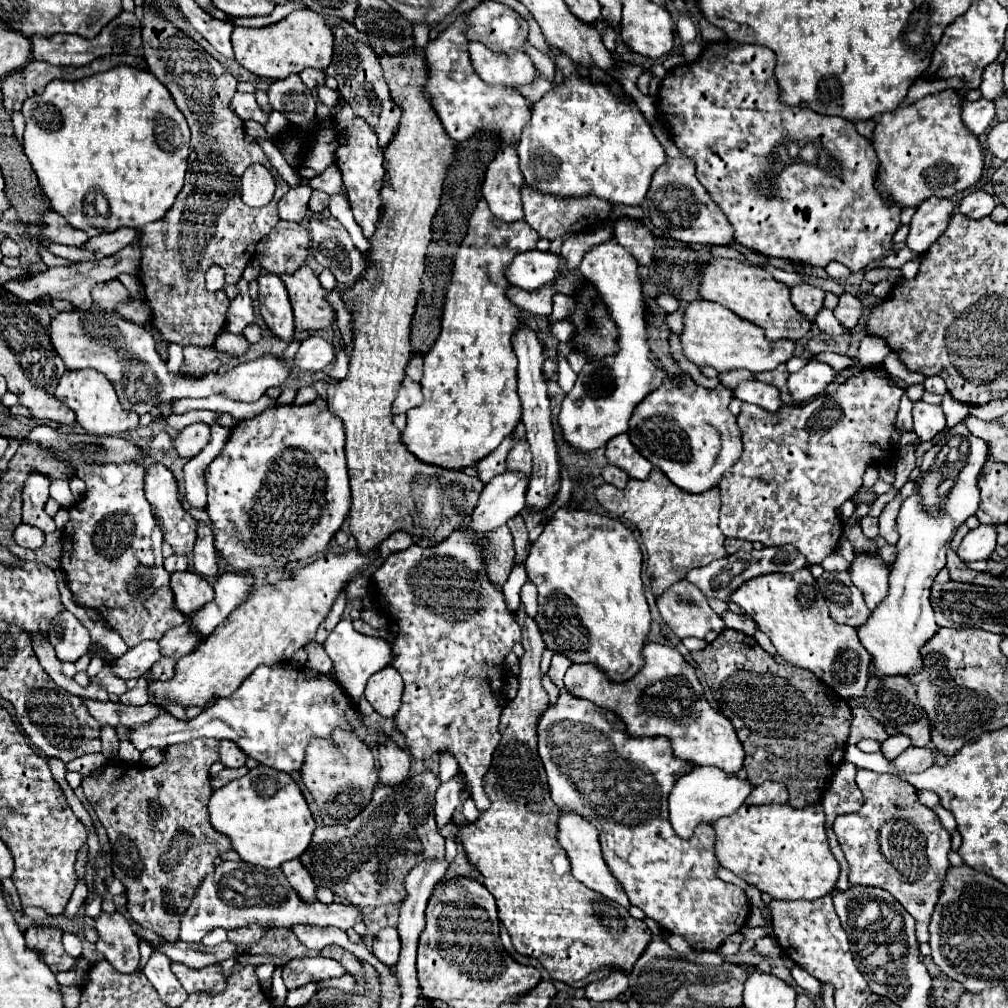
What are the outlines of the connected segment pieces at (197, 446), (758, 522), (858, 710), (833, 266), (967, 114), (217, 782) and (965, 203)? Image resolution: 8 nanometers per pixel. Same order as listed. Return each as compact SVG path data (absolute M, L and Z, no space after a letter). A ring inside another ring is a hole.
M193 423L193 425L185 427L177 435L177 439L173 441L173 449L175 449L175 453L179 457L191 459L191 457L195 457L195 455L201 453L201 449L209 441L209 435L211 435L209 425L205 425L205 423Z
M861 369L847 383L839 385L833 395L819 395L803 405L783 405L777 413L743 403L743 417L737 417L743 433L743 453L719 481L719 529L723 535L759 541L765 547L793 545L805 555L807 563L821 563L835 551L843 533L843 529L839 529L839 519L835 519L837 509L863 485L865 469L893 453L891 435L901 395L903 389L889 381L879 369Z
M851 707L850 734L847 743L856 745L861 739L875 739L875 741L885 741L887 733L885 729L877 723L877 719L873 719L869 715L869 711L865 711L865 707Z
M833 261L833 263L829 263L827 267L825 267L825 271L827 271L827 275L831 277L831 279L845 279L845 277L849 277L849 269L845 267L845 265L841 265L841 263L837 263L837 261Z
M983 97L979 101L963 101L961 115L969 131L975 135L981 135L995 119L995 103Z
M241 767L241 769L223 769L223 771L217 773L215 777L211 777L211 787L213 787L213 789L221 789L221 787L227 785L229 781L247 775L247 771L249 771L247 767Z
M973 191L959 205L959 213L973 217L973 219L987 217L991 215L993 209L995 209L995 197L989 195L987 191Z

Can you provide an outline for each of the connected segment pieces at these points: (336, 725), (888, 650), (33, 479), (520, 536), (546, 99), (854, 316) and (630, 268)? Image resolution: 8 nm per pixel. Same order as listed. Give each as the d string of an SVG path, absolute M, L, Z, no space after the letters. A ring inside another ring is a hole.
M277 663L273 667L257 667L257 671L253 671L231 697L217 699L217 703L203 709L197 719L185 723L171 713L161 713L153 723L129 727L127 739L141 753L149 747L165 749L195 737L229 739L257 763L289 773L301 769L303 753L313 737L327 739L333 729L343 729L365 739L367 729L361 723L363 715L349 703L353 701L333 677L317 677L309 681L305 679L303 669L295 669L289 663Z
M969 435L965 437L969 441L969 455L965 461L965 467L959 471L957 481L949 495L943 499L943 505L935 513L927 513L917 499L921 499L919 489L903 501L899 517L897 517L897 529L901 539L897 541L897 557L891 565L889 573L889 593L887 597L873 609L867 623L857 627L857 635L861 645L871 655L871 669L873 675L889 677L889 675L903 675L909 677L923 667L923 651L925 643L933 639L939 625L935 623L933 607L931 607L931 585L937 573L945 567L945 553L951 547L951 539L955 531L967 521L967 517L975 515L979 505L979 489L977 489L977 477L981 473L983 463L987 461L987 445Z
M31 473L23 487L23 523L39 527L43 533L55 533L57 527L53 519L45 513L45 503L49 499L49 479Z
M521 515L509 519L507 523L511 535L513 535L513 543L515 543L515 565L521 565L525 561L527 555L527 547L529 547L529 533L525 527L525 521Z
M579 75L563 79L561 85L553 87L533 105L531 121L521 131L517 143L517 155L525 183L541 193L559 197L595 195L623 205L641 205L649 191L653 173L665 163L661 143L655 139L651 127L643 119L641 111L629 101L629 97L619 97L607 85L593 83L589 77Z
M843 293L839 297L839 305L837 305L837 309L833 313L847 329L853 329L859 323L861 315L863 315L863 305L855 295Z
M609 239L589 249L581 261L579 271L599 291L609 307L609 313L619 329L619 353L597 363L587 363L579 373L575 387L565 395L559 413L559 427L563 441L577 453L587 453L603 447L611 437L621 435L629 427L629 417L641 399L655 391L669 375L661 369L647 345L645 331L645 303L641 295L641 281L637 275L637 261L625 247Z

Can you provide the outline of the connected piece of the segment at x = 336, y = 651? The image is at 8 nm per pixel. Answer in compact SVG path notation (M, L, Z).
M341 619L337 623L337 627L331 631L329 639L325 641L325 651L327 651L327 655L331 657L331 661L335 665L337 681L347 691L347 695L351 695L353 699L359 699L363 695L367 679L373 673L377 673L377 671L381 671L381 669L385 669L393 663L393 649L391 649L389 641L357 633L353 629L351 621L347 621L347 619Z

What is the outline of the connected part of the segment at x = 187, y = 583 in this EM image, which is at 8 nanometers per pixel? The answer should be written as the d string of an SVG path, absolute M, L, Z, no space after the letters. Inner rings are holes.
M185 571L171 575L171 589L175 593L175 605L183 615L191 615L201 609L205 603L213 601L213 587L205 577Z

